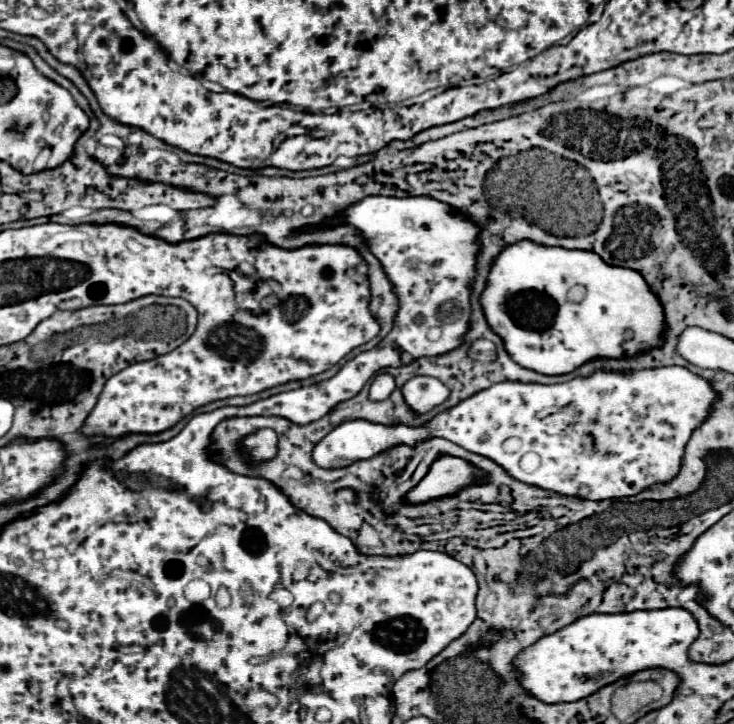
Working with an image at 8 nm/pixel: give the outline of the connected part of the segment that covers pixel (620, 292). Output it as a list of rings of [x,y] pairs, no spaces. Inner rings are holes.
[[[529,240],[501,250],[493,262],[481,304],[489,326],[503,338],[511,358],[523,368],[547,376],[571,374],[593,358],[631,358],[635,352],[643,352],[643,348],[659,348],[659,336],[663,336],[663,304],[659,304],[659,296],[655,296],[639,272],[609,266],[595,252],[545,248]],[[577,286],[585,288],[581,296],[575,292]]]

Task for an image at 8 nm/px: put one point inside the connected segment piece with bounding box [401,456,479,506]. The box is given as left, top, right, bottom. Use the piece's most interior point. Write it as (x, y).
(449, 474)

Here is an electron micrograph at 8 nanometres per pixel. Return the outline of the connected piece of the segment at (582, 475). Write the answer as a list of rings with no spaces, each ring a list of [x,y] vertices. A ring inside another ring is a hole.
[[[683,366],[639,370],[625,376],[595,372],[589,378],[553,386],[499,382],[421,428],[379,426],[365,420],[345,422],[315,446],[313,462],[327,470],[343,468],[395,444],[413,446],[429,436],[443,436],[495,460],[525,484],[563,496],[579,496],[579,490],[587,486],[587,500],[619,500],[643,492],[651,484],[671,482],[679,474],[687,440],[707,420],[711,404],[715,404],[711,382]],[[509,438],[515,438],[517,444],[511,452],[505,450]],[[527,452],[533,452],[535,460],[521,462]]]

